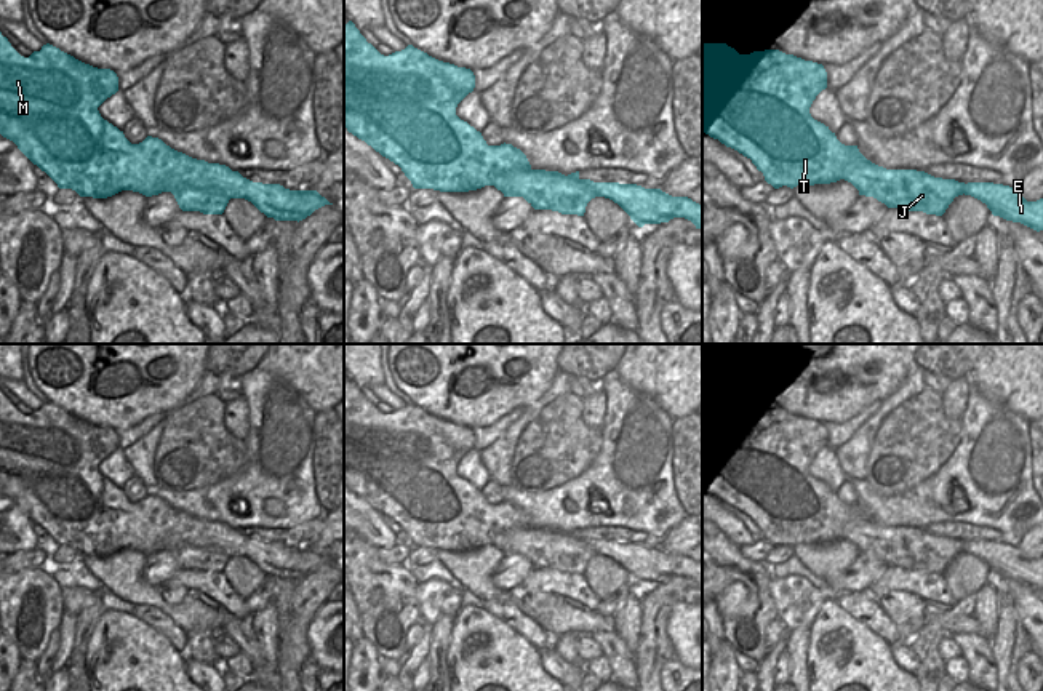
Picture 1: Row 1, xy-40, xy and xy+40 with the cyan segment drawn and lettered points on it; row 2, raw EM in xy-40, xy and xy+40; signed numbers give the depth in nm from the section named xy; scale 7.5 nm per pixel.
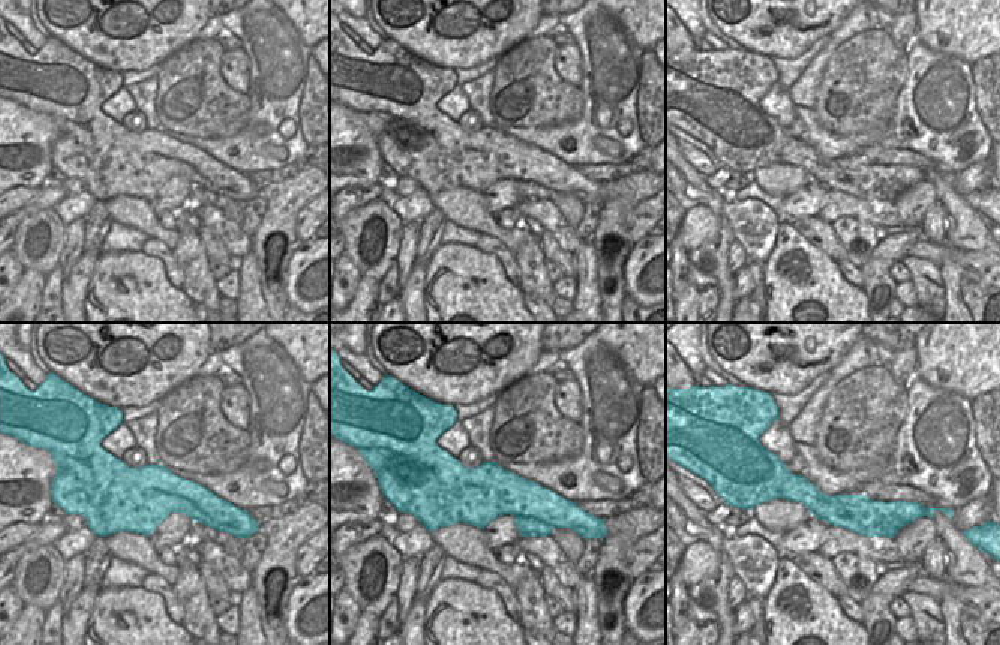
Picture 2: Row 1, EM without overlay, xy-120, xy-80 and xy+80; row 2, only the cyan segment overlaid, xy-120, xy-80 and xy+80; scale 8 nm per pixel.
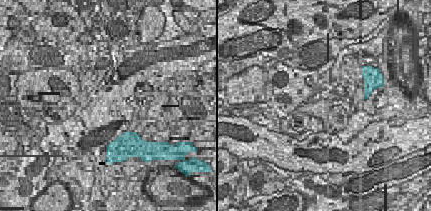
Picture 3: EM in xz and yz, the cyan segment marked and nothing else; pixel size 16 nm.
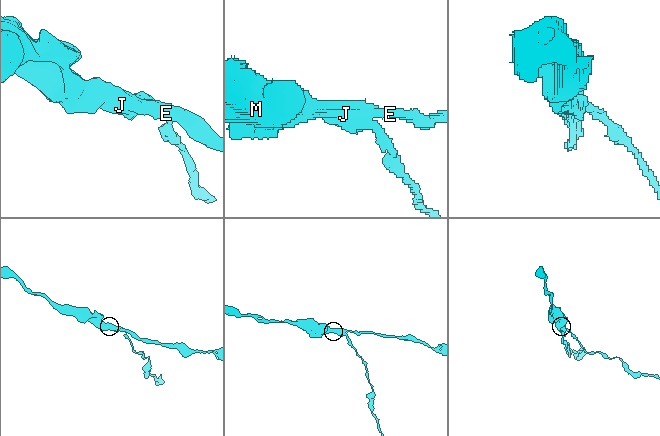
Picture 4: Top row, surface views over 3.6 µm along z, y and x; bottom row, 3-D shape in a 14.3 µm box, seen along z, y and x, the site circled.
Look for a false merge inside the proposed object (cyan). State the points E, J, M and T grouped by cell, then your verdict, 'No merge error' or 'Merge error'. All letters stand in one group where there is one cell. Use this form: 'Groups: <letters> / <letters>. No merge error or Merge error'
Groups: E M T / J. Merge error.

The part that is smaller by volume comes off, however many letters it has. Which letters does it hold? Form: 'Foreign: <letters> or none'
Foreign: J

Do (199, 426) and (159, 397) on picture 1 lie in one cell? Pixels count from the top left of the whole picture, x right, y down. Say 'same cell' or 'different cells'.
different cells

